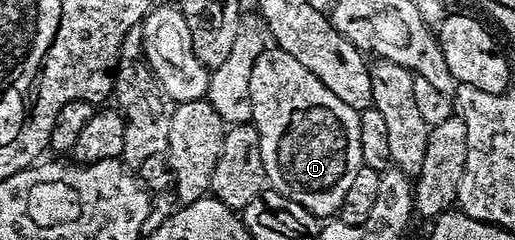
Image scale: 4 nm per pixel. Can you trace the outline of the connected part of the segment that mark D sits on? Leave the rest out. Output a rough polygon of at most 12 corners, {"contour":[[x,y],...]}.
{"contour":[[269,46],[250,121],[271,190],[335,216],[361,112]]}

